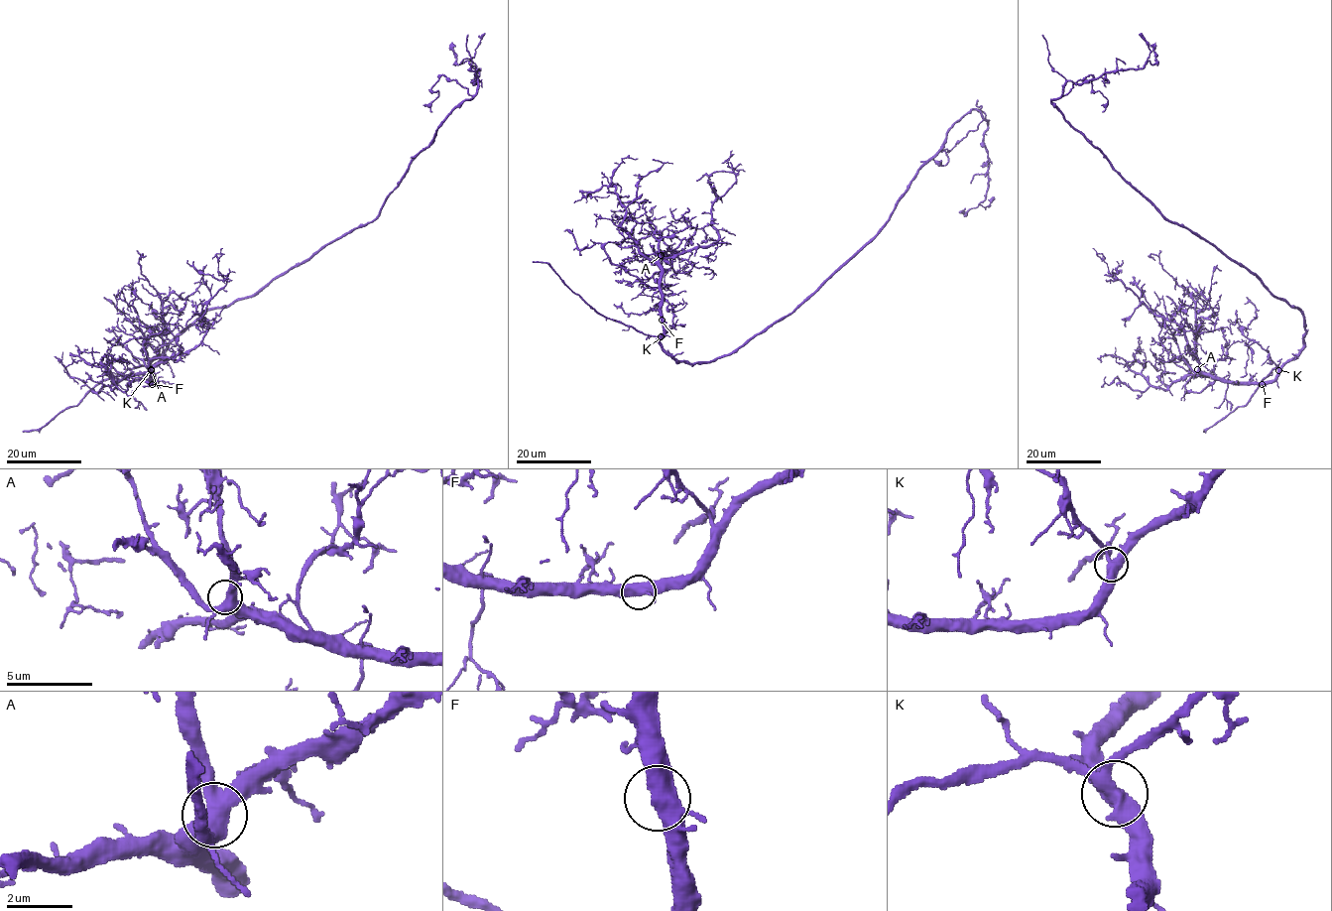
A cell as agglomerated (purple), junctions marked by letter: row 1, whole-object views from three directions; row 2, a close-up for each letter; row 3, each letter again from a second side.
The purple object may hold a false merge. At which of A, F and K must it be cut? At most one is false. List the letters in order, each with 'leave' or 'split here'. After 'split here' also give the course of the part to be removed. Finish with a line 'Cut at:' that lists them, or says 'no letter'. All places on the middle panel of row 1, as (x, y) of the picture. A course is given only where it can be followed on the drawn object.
A: leave
F: leave
K: leave
Cut at: no letter

